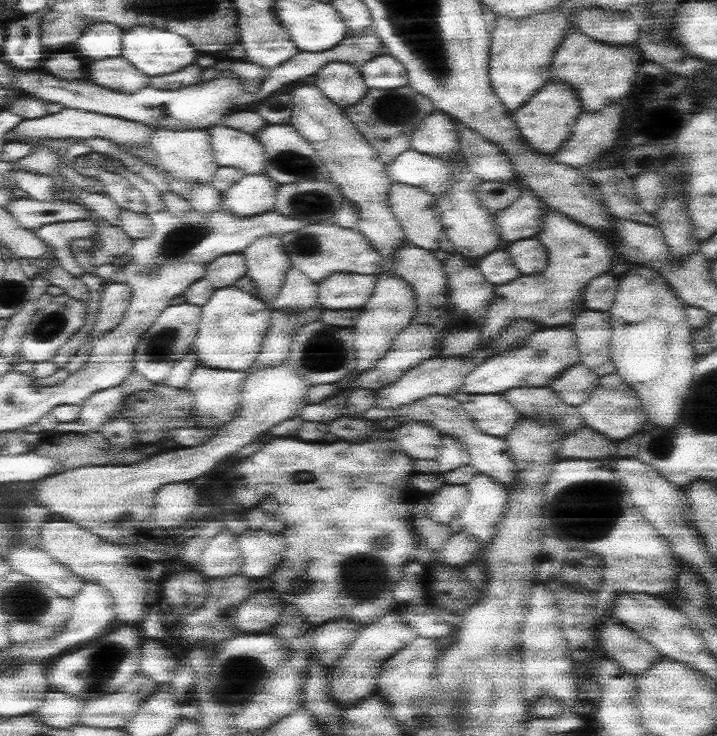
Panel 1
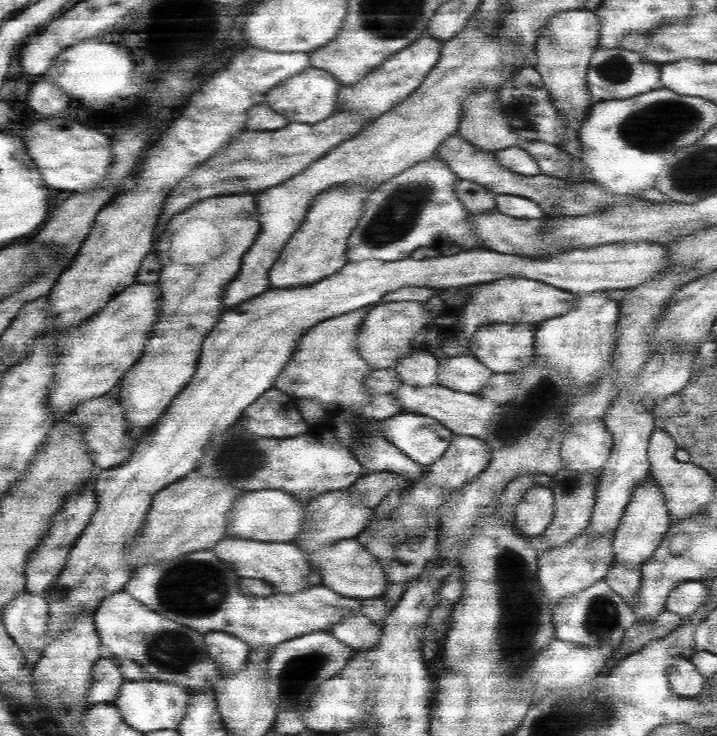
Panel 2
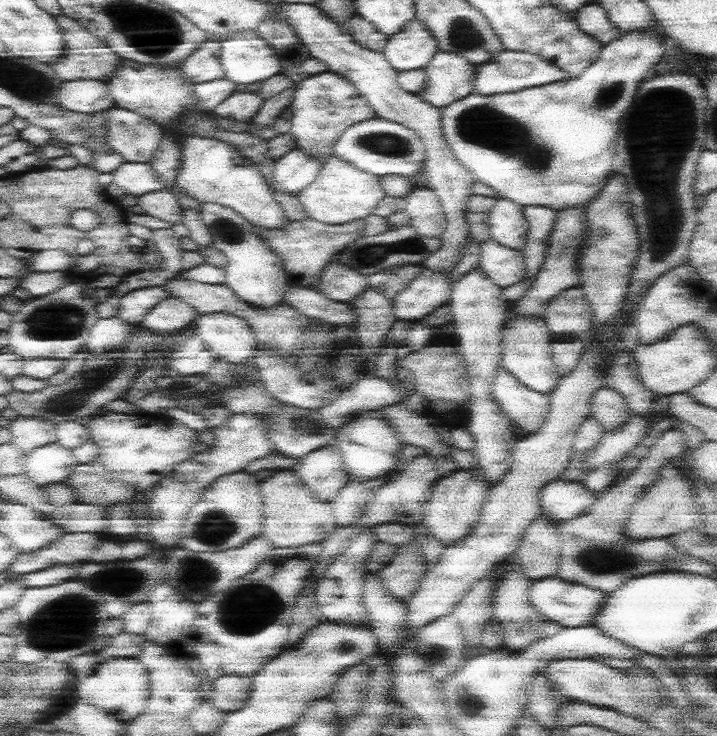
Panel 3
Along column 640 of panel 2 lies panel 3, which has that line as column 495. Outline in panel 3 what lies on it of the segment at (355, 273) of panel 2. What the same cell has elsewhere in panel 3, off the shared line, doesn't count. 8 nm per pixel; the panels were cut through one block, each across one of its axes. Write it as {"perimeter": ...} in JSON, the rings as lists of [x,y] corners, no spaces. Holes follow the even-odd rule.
{"perimeter":[[[487,240],[481,244],[479,268],[497,286],[507,288],[507,286],[523,280],[525,258],[519,250],[511,250],[511,248],[505,248],[501,244],[495,244],[493,240]]]}

